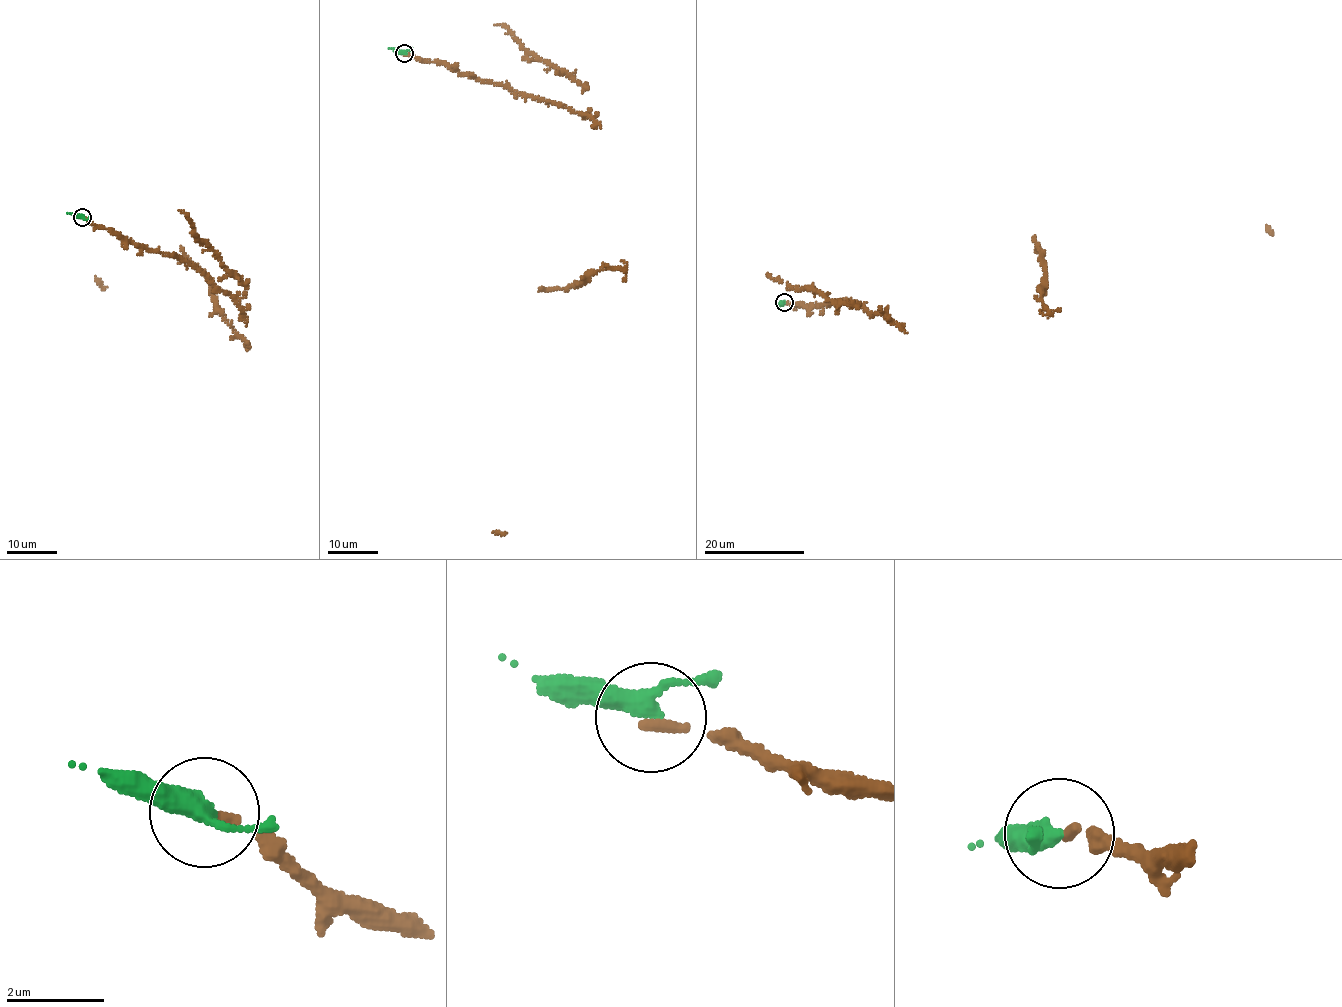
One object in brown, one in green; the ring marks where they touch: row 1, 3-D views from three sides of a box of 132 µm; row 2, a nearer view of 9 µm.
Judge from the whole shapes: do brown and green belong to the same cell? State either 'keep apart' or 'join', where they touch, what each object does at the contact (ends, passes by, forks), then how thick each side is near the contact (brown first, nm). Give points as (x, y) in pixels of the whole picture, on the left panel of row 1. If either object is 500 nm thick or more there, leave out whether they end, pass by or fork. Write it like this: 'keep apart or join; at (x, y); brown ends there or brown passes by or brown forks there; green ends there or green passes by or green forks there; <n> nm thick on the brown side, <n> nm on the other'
join; at (82, 217); brown ends there; green passes by; 220 nm thick on the brown side, 320 nm on the other

